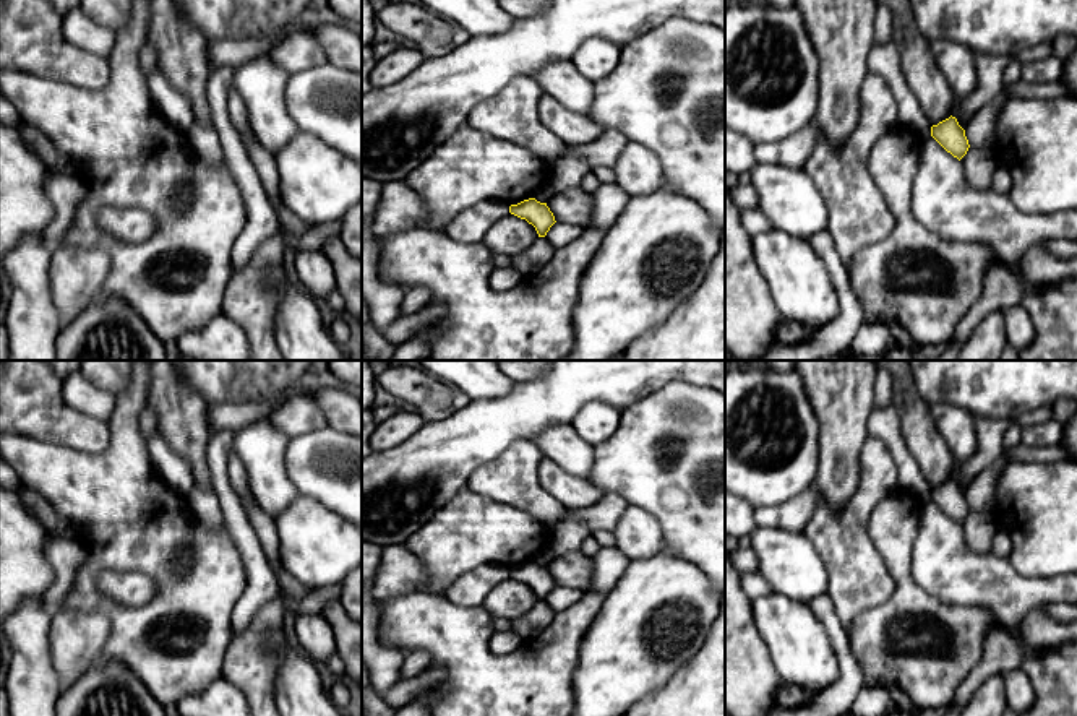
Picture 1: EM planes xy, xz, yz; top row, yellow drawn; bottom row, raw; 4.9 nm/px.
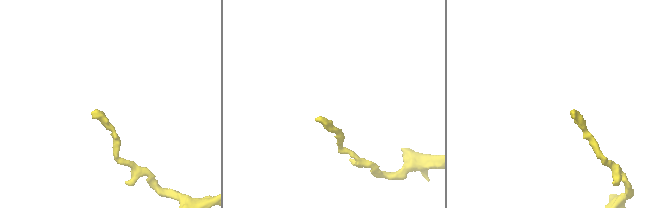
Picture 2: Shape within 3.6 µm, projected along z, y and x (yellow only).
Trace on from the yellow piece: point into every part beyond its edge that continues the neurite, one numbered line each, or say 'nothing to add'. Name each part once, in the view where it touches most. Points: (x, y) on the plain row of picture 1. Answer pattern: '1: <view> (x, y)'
nothing to add

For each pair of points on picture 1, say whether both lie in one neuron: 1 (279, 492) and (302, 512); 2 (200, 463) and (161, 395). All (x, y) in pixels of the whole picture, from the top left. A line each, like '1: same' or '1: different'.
1: different
2: same

